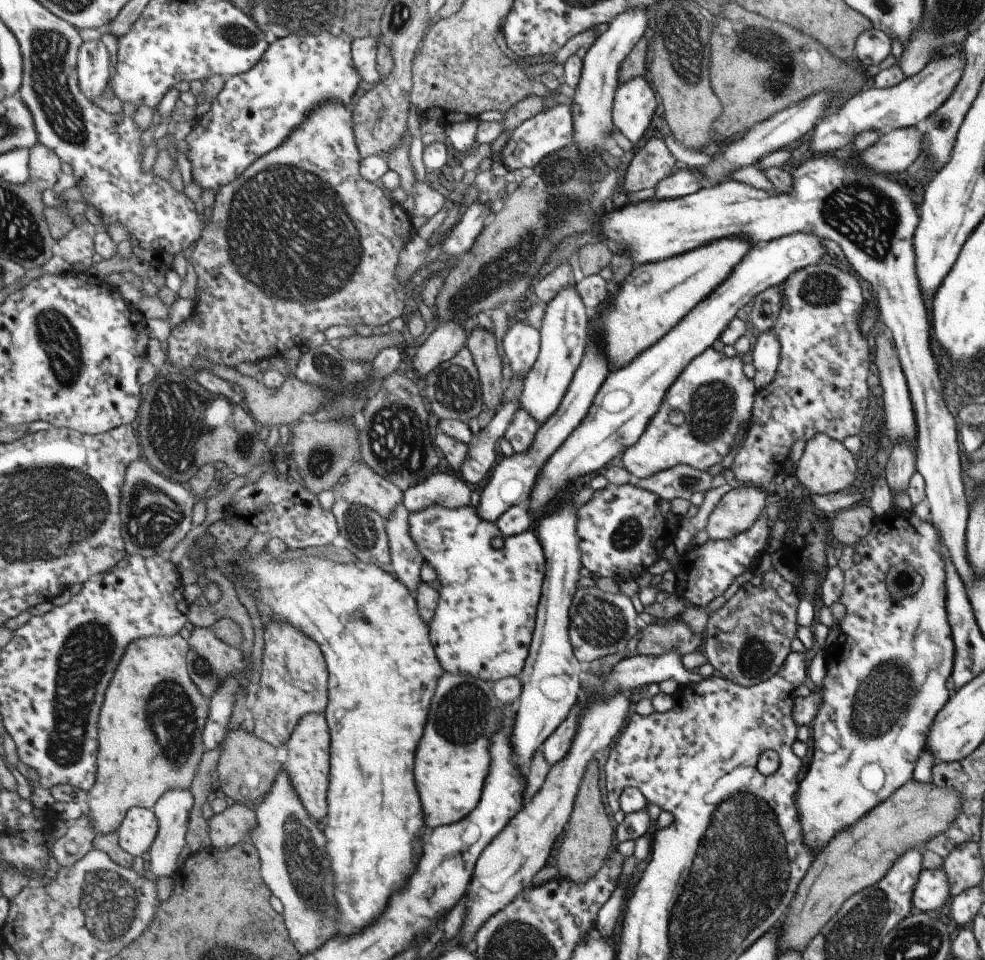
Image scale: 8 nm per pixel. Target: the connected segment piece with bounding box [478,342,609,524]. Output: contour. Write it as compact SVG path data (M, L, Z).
M591 342L587 346L583 363L576 371L575 379L562 400L559 410L540 426L535 441L526 450L526 453L516 453L513 457L505 457L495 467L486 486L480 488L481 496L478 514L482 520L496 524L501 519L501 516L513 506L521 504L521 502L527 502L532 498L534 485L544 466L557 453L557 450L563 447L567 438L575 432L587 417L593 407L593 400L595 400L601 384L607 380L609 365L602 350L603 345L604 343L601 344L601 350L599 350L597 342Z

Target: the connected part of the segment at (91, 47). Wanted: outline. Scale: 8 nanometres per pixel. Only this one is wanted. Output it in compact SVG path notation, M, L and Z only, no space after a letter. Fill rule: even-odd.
M103 40L85 41L78 54L78 77L83 94L98 100L111 86L111 52Z

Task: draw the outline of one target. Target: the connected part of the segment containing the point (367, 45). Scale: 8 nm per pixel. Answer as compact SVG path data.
M364 37L355 39L352 53L354 54L354 64L362 74L364 81L370 84L378 84L383 80L381 72L378 70L378 47L382 38Z

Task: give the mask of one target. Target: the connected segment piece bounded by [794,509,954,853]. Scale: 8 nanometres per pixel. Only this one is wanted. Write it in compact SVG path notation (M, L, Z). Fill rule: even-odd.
M901 509L889 510L881 516L874 516L869 532L863 536L857 544L853 546L840 546L841 556L837 559L837 567L841 568L843 574L843 591L839 596L839 602L845 607L845 616L838 622L840 634L831 644L822 647L824 656L825 675L823 676L820 686L820 704L811 724L811 734L813 734L813 756L809 762L809 770L803 776L803 780L798 782L798 788L794 795L795 811L799 816L799 826L801 826L801 837L803 845L812 852L819 852L826 848L829 840L833 838L835 832L841 832L845 828L852 826L863 816L867 814L873 806L877 806L879 802L883 802L898 790L905 782L912 779L912 773L916 766L918 757L922 754L924 739L929 731L929 726L934 720L935 714L943 707L943 704L951 696L949 679L954 660L954 643L951 639L950 627L945 616L945 588L943 586L943 560L941 554L945 549L939 544L937 532L929 522L919 520L914 513L910 511L902 511ZM897 562L907 562L913 566L919 576L921 576L921 586L913 596L901 598L901 600L893 600L889 596L889 592L883 586L883 576L889 570L889 566L897 564Z

